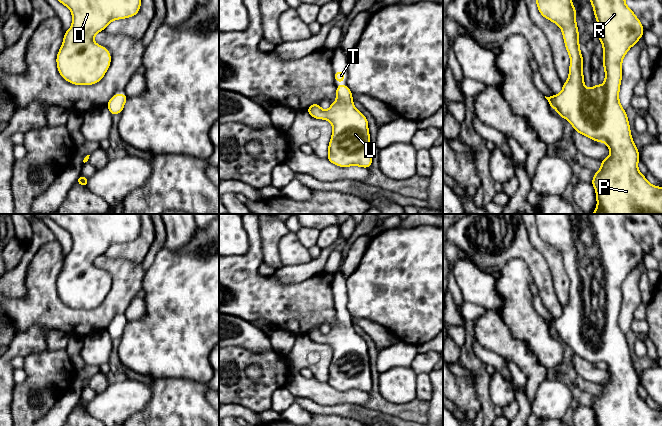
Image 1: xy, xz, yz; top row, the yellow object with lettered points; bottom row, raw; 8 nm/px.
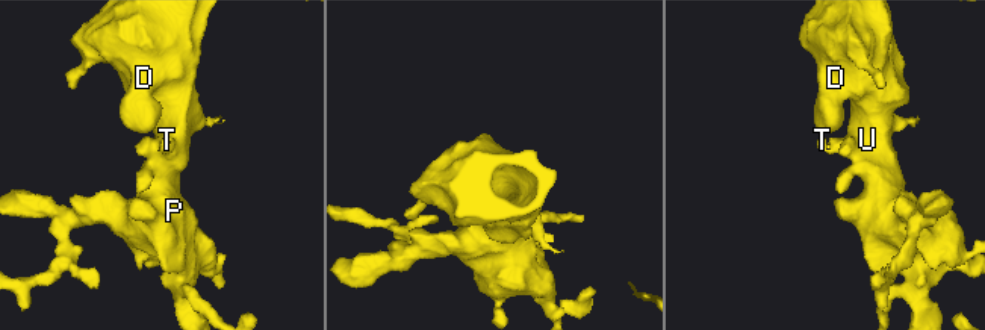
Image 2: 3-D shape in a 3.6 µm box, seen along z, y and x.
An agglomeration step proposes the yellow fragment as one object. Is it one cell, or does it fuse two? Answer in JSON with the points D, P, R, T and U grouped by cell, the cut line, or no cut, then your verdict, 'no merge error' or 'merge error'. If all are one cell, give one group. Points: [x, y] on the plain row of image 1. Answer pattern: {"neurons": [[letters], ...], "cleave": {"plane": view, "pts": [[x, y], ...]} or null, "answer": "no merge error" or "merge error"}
{"neurons": [["D", "P", "R", "T", "U"]], "cleave": null, "answer": "no merge error"}

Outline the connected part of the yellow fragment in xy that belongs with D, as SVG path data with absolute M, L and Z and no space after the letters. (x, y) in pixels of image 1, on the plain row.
M34 214L37 218L48 217L68 231L72 237L72 249L64 257L58 275L57 292L66 305L74 309L93 309L99 306L108 294L111 279L107 272L94 266L94 260L105 254L114 244L135 240L140 235L141 214Z

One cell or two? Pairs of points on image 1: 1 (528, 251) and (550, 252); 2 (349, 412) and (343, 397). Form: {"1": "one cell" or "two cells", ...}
{"1": "two cells", "2": "two cells"}

